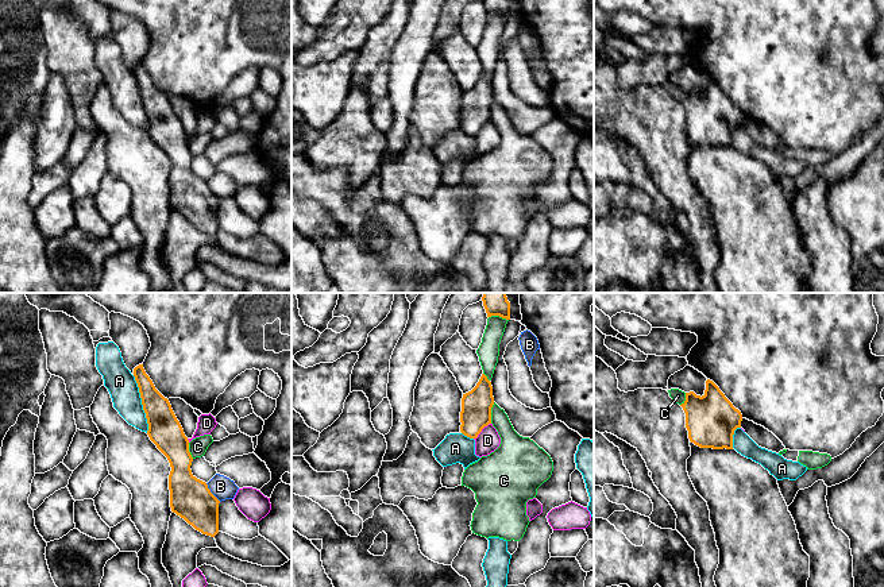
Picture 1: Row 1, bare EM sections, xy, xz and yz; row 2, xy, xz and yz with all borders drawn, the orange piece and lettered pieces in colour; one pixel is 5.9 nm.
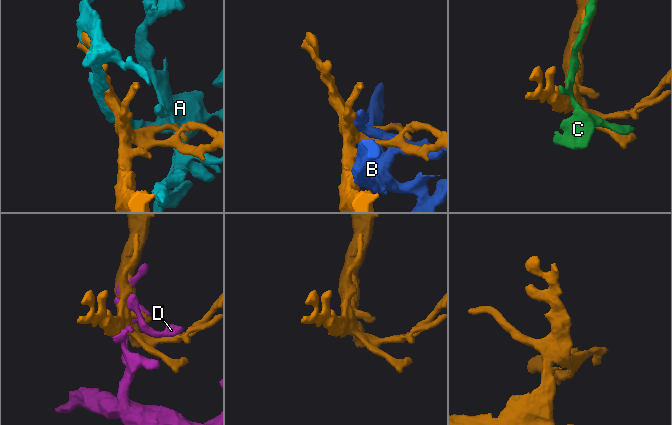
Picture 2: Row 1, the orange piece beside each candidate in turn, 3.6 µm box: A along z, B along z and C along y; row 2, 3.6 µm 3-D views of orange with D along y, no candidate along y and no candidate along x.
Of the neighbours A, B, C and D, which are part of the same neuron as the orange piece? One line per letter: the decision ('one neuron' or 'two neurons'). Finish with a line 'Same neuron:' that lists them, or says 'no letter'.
A: two neurons
B: two neurons
C: two neurons
D: two neurons
Same neuron: no letter

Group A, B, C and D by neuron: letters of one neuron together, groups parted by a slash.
A / B / C / D

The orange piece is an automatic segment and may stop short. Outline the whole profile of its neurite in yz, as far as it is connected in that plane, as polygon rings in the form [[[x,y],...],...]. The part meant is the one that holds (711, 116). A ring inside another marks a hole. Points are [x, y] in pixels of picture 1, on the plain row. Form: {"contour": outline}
{"contour": [[[710,77],[705,92],[686,90],[680,103],[691,140],[700,146],[733,147],[733,132],[741,125],[742,112]]]}

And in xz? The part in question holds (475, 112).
{"contour": [[[482,72],[476,84],[463,92],[460,109],[460,130],[476,136],[485,124],[491,121],[491,105],[494,103],[493,84],[485,72]]]}

